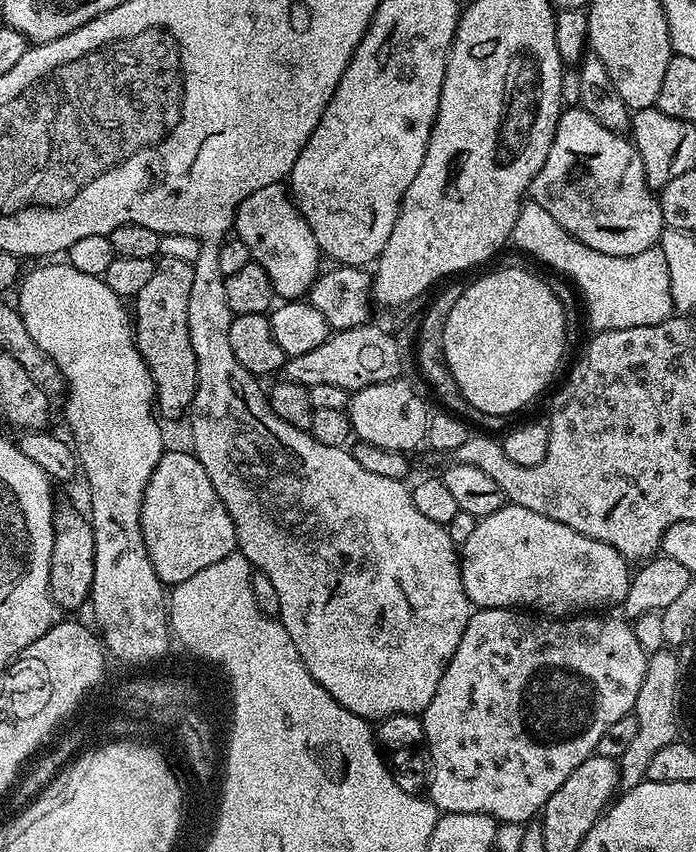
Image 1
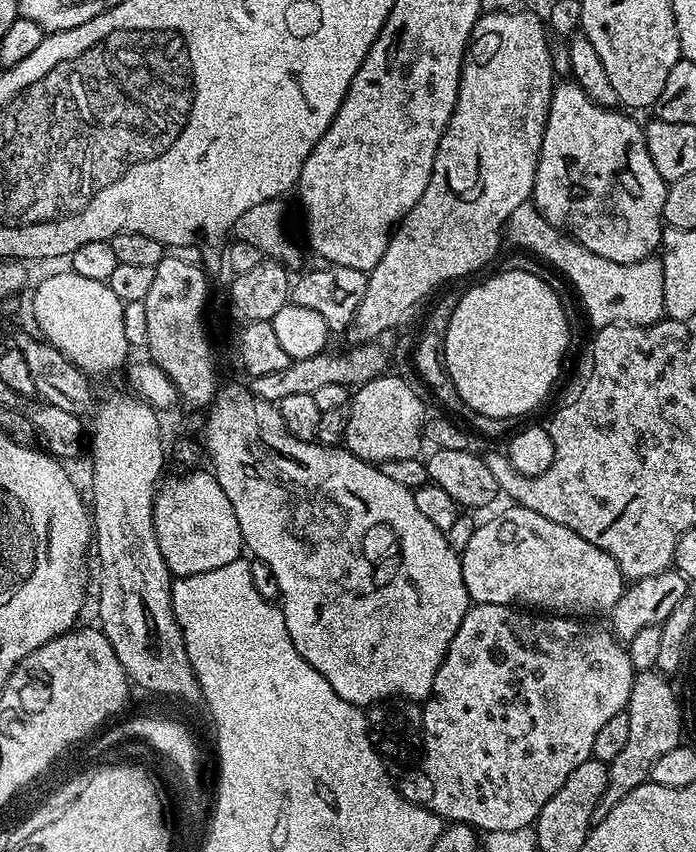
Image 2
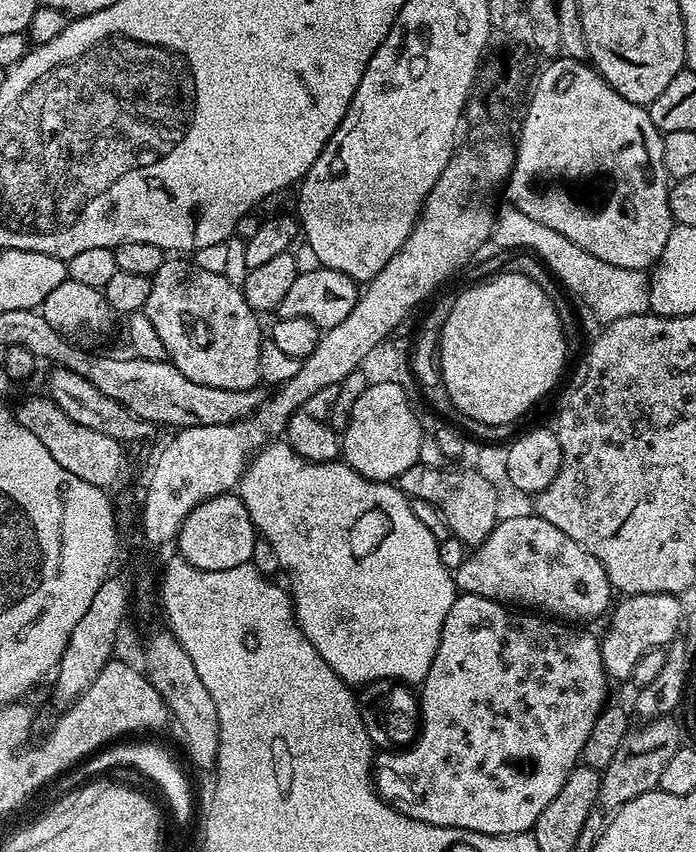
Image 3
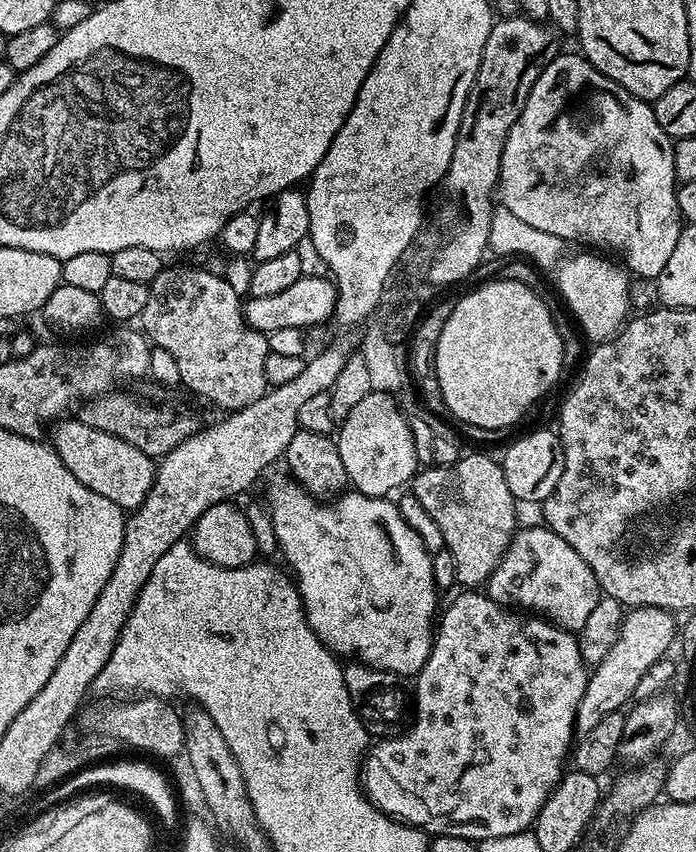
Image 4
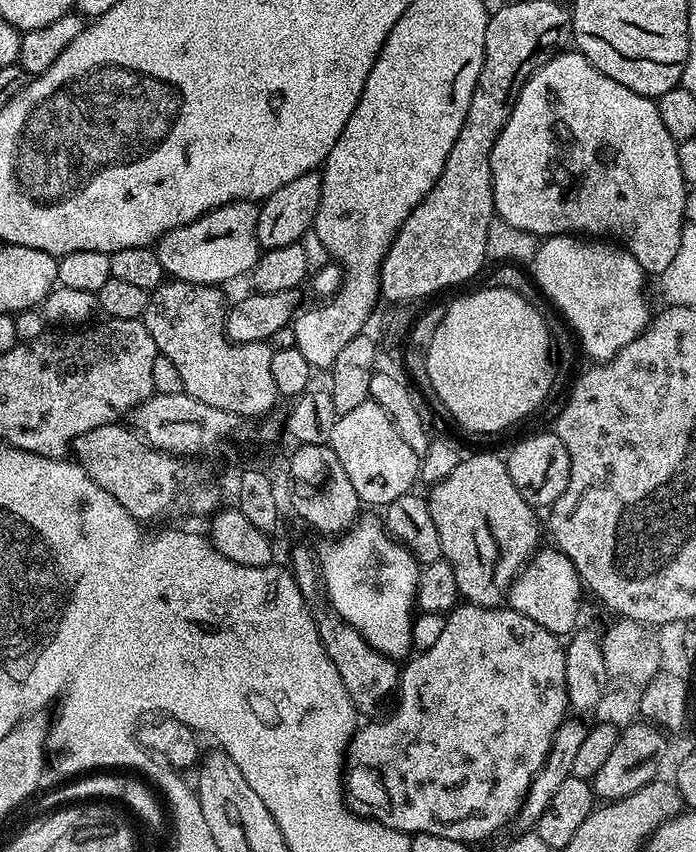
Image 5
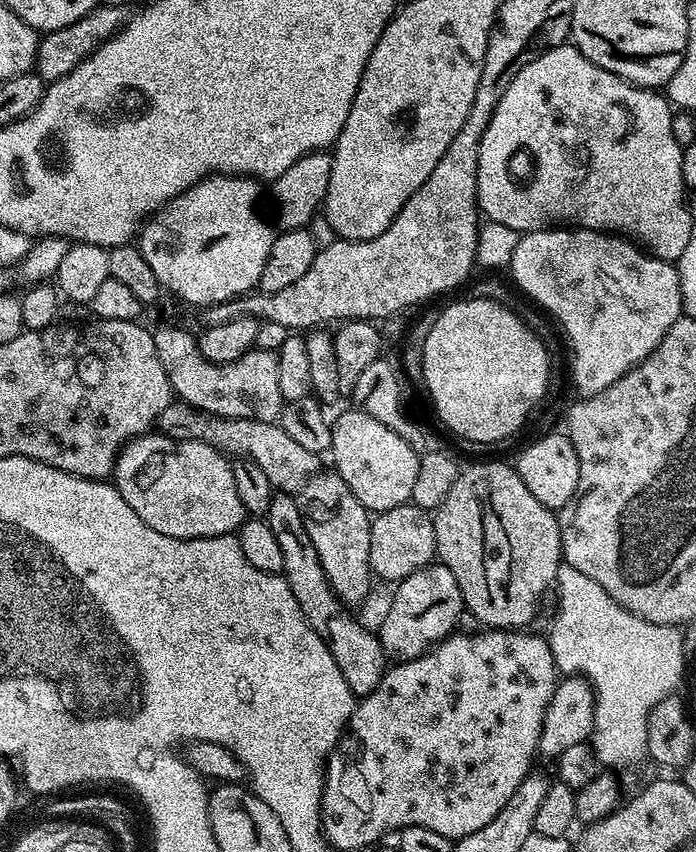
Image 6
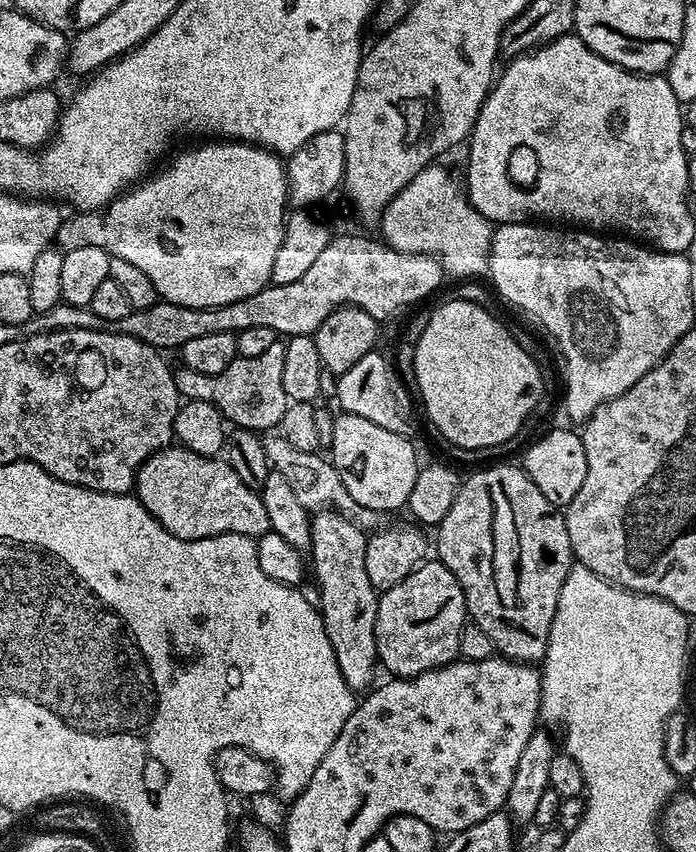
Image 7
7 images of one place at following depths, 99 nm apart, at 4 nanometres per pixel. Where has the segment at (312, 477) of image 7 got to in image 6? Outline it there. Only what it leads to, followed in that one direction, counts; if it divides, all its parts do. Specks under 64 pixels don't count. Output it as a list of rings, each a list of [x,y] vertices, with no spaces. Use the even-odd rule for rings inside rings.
[[[173,402],[166,406],[166,410],[162,410],[158,428],[163,435],[169,436],[171,440],[201,440],[207,444],[214,445],[218,451],[227,454],[229,457],[252,460],[257,466],[261,467],[266,474],[266,478],[270,478],[273,489],[279,490],[284,494],[299,493],[304,484],[312,476],[316,475],[321,467],[321,457],[317,453],[305,450],[303,446],[298,446],[298,442],[294,442],[294,438],[290,438],[290,434],[286,434],[286,430],[282,430],[279,423],[276,422],[235,420],[225,416],[211,416],[208,412],[199,412],[197,408],[191,408],[189,404]]]

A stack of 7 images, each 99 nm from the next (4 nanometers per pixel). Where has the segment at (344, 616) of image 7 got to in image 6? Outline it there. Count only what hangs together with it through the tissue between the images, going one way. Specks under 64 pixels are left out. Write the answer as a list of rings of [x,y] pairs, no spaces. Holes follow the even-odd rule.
[[[335,470],[324,471],[317,471],[300,489],[300,509],[306,522],[306,534],[310,534],[314,550],[318,550],[318,562],[322,562],[322,570],[326,570],[334,594],[346,606],[353,606],[367,598],[374,583],[372,567],[368,565],[372,516]]]

